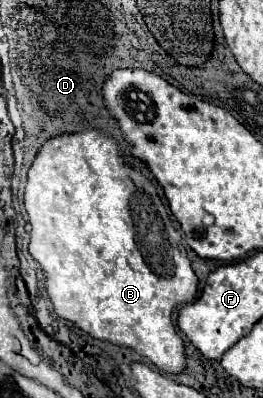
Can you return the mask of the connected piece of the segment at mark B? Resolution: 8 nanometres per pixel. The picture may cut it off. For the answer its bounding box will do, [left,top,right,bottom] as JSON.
[23,129,197,375]

